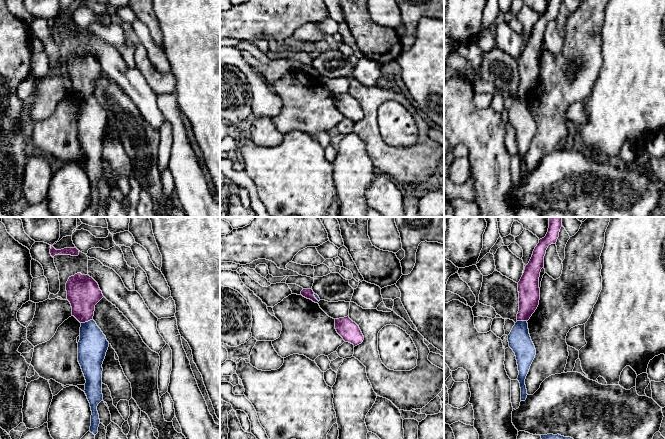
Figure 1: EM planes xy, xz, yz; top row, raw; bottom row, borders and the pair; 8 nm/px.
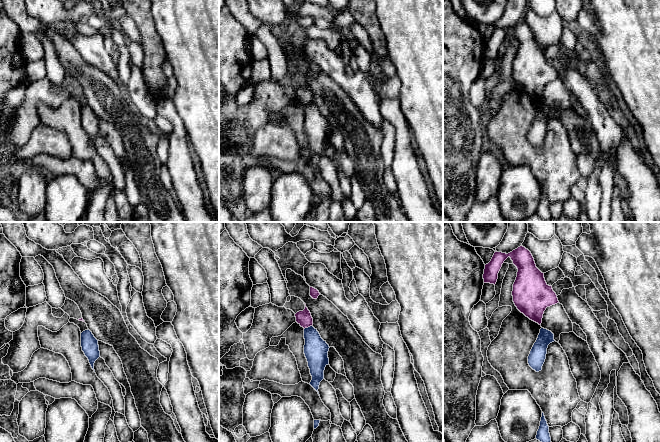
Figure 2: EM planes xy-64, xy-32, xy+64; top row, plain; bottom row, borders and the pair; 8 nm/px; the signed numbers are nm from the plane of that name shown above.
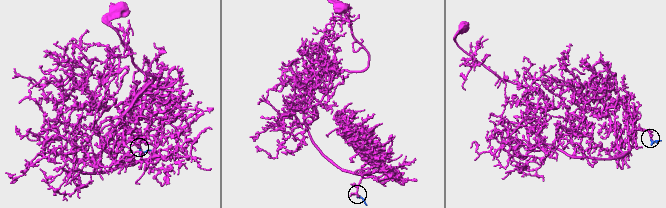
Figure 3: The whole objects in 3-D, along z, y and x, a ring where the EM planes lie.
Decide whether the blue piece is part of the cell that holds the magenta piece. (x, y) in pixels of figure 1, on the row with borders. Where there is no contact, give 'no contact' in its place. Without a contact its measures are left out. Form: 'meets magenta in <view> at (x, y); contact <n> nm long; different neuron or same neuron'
meets magenta in xy at (86, 321); contact 100 nm long; different neuron

